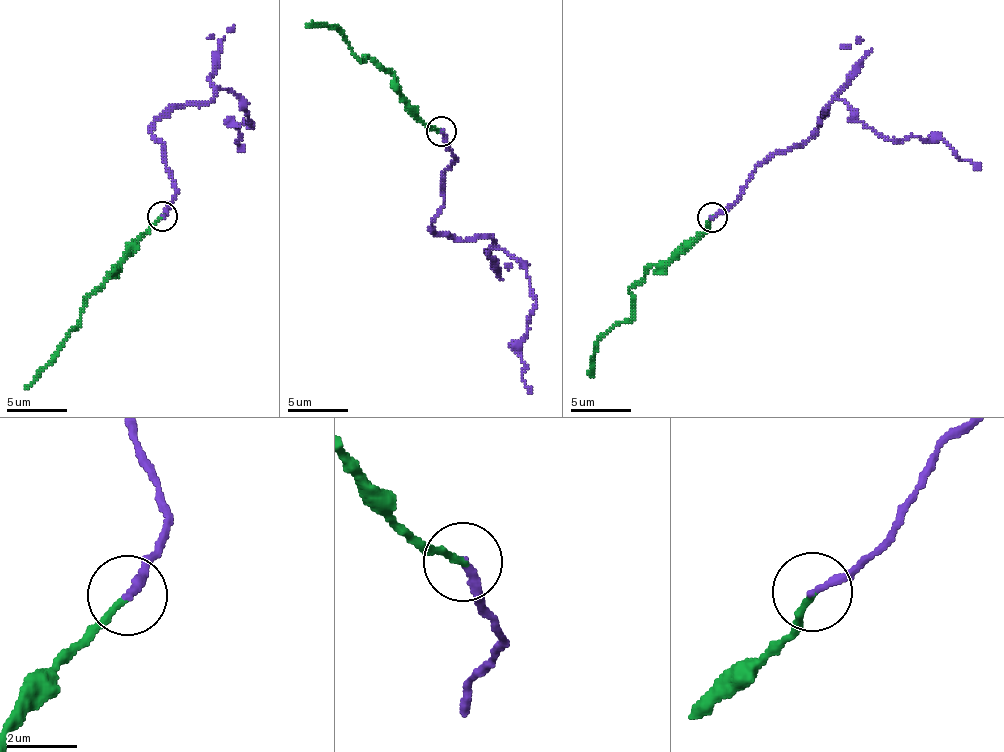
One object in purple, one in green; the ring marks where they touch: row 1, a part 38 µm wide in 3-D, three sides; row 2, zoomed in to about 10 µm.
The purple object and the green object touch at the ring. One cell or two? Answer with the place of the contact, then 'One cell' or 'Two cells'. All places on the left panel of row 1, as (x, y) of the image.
Place: (162, 216). One cell

